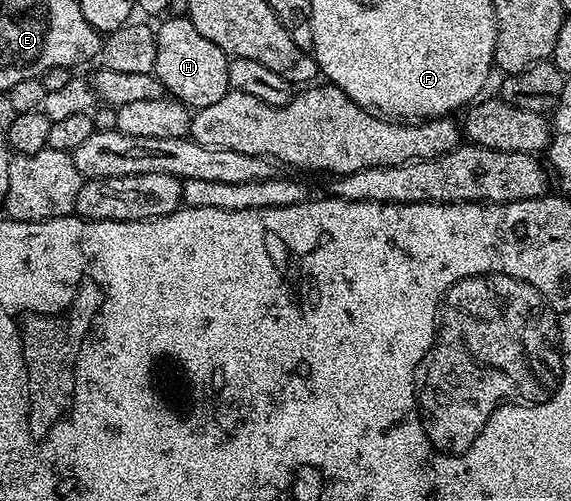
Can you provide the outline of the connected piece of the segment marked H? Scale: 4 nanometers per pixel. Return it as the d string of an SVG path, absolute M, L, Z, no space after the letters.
M187 16L168 18L164 19L166 22L162 26L156 27L157 47L153 73L157 75L162 87L178 102L194 111L223 100L223 96L227 96L230 91L227 80L230 55L223 48L211 44L211 40L199 33L199 28L195 28Z

